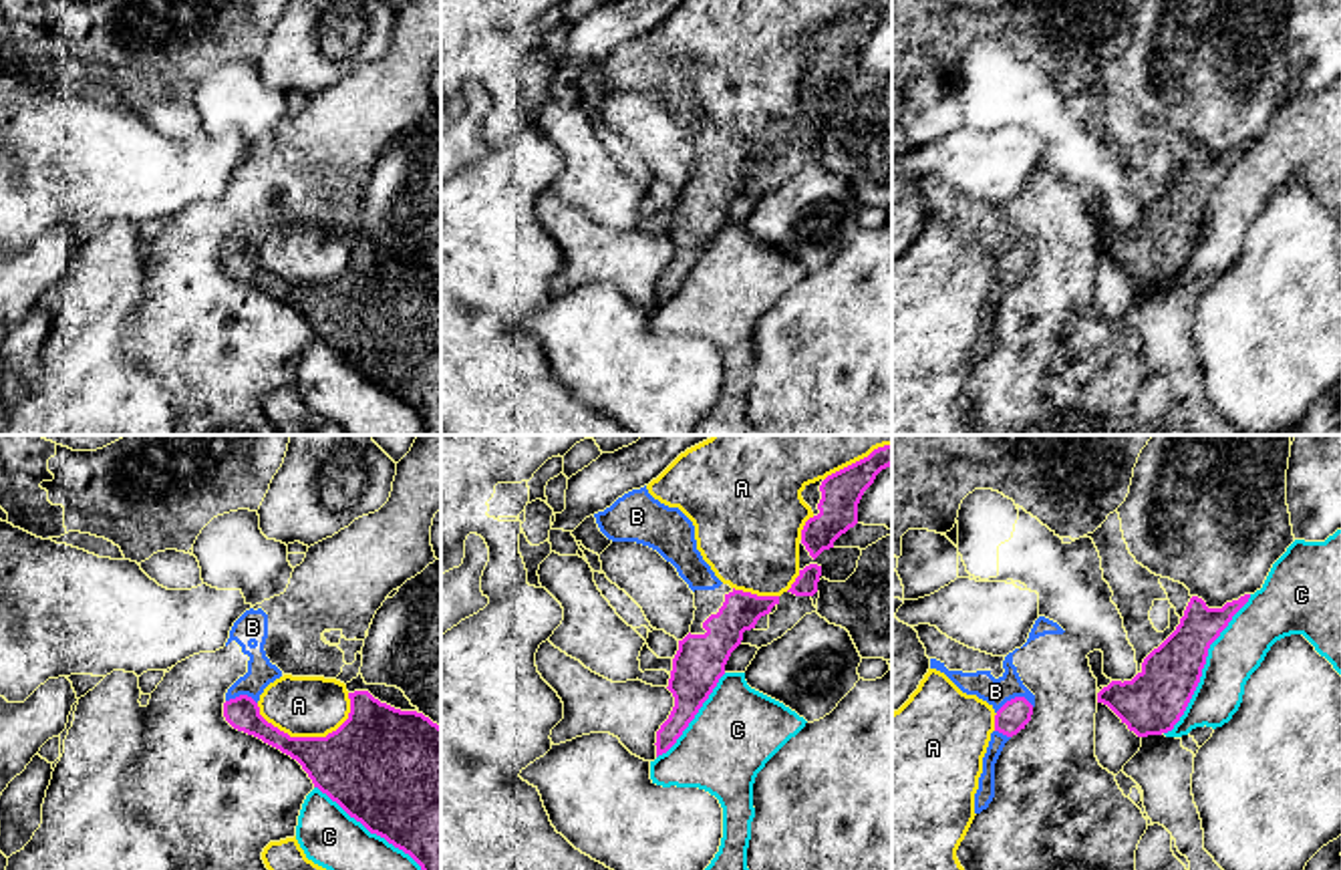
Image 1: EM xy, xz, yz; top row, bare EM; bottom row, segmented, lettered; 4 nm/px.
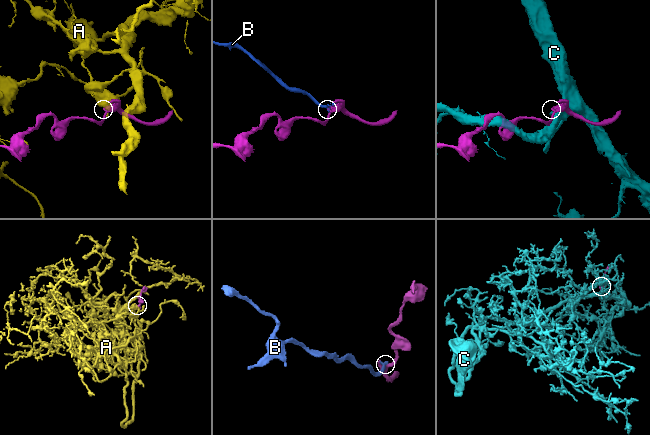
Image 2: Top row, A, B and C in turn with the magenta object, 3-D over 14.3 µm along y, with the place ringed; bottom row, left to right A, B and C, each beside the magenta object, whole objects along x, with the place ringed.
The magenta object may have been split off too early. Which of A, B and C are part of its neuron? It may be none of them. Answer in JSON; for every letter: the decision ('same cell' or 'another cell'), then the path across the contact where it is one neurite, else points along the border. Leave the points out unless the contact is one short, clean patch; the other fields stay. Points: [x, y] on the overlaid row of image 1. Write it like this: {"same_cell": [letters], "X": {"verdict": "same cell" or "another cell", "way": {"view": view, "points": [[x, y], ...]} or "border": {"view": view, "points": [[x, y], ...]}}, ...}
{"same_cell": ["B"], "A": {"verdict": "another cell"}, "B": {"verdict": "same cell"}, "C": {"verdict": "another cell"}}

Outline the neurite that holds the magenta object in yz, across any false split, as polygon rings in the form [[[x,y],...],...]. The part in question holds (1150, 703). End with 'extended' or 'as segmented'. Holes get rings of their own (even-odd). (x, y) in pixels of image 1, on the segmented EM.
[[[1250,594],[1208,608],[1192,596],[1176,630],[1154,648],[1132,681],[1111,681],[1097,693],[1138,737],[1162,735],[1184,715],[1206,665],[1210,644],[1228,626]]]; as segmented

